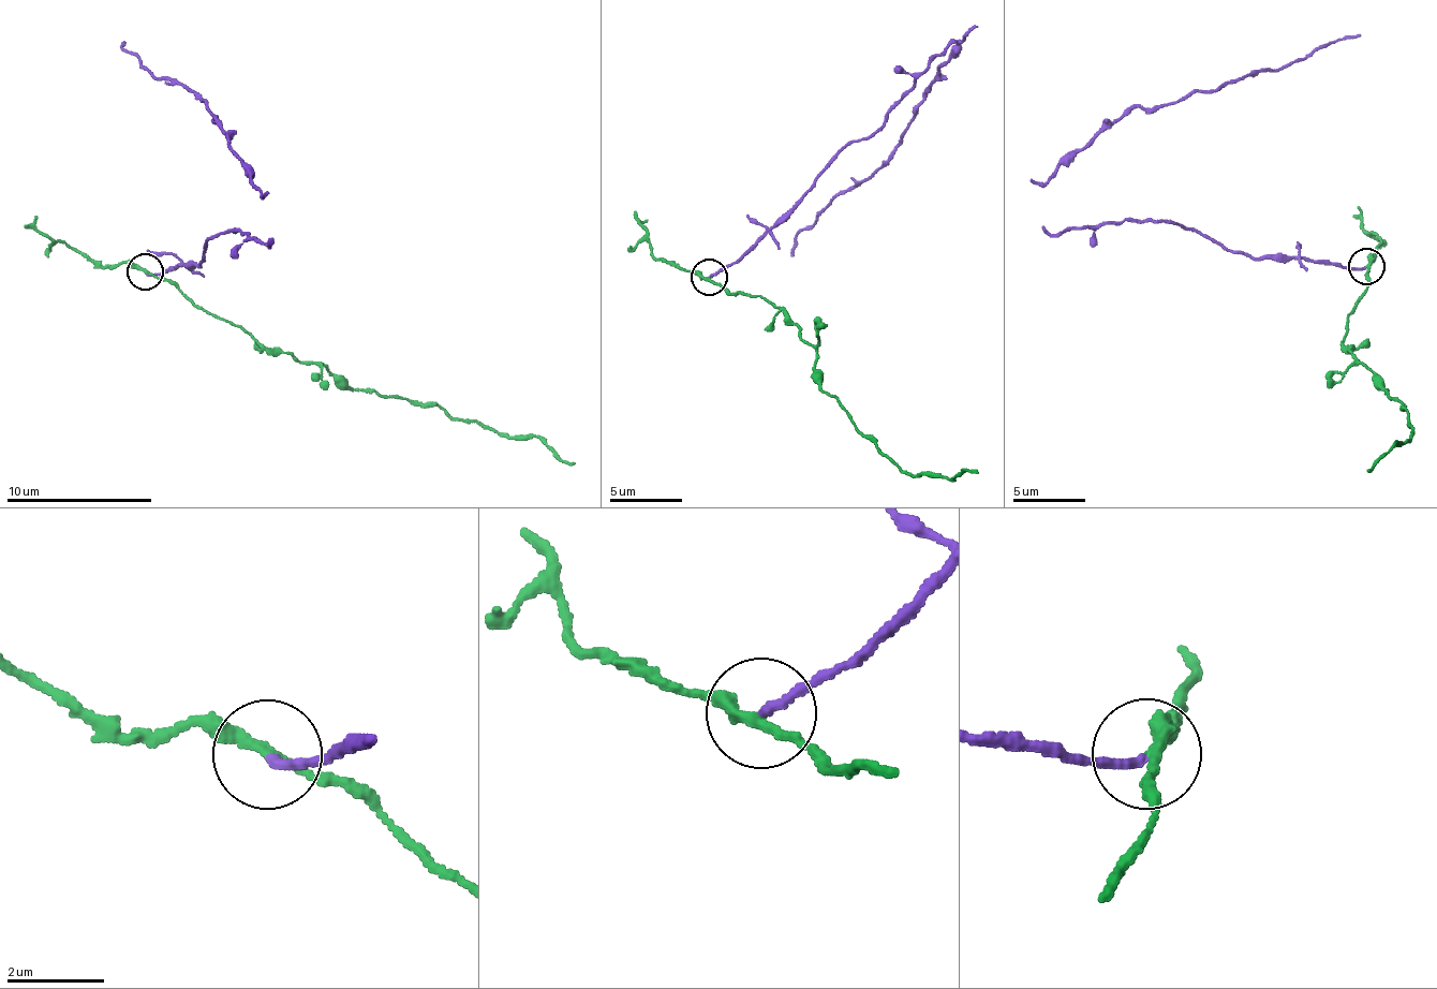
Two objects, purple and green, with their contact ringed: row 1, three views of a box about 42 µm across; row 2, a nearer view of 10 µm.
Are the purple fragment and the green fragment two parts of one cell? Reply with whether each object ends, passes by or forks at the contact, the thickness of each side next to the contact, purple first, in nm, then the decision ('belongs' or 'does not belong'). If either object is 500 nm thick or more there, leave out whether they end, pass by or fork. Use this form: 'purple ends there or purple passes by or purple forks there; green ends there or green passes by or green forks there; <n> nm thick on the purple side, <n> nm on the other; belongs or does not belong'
purple ends there; green passes by; 160 nm thick on the purple side, 190 nm on the other; does not belong

